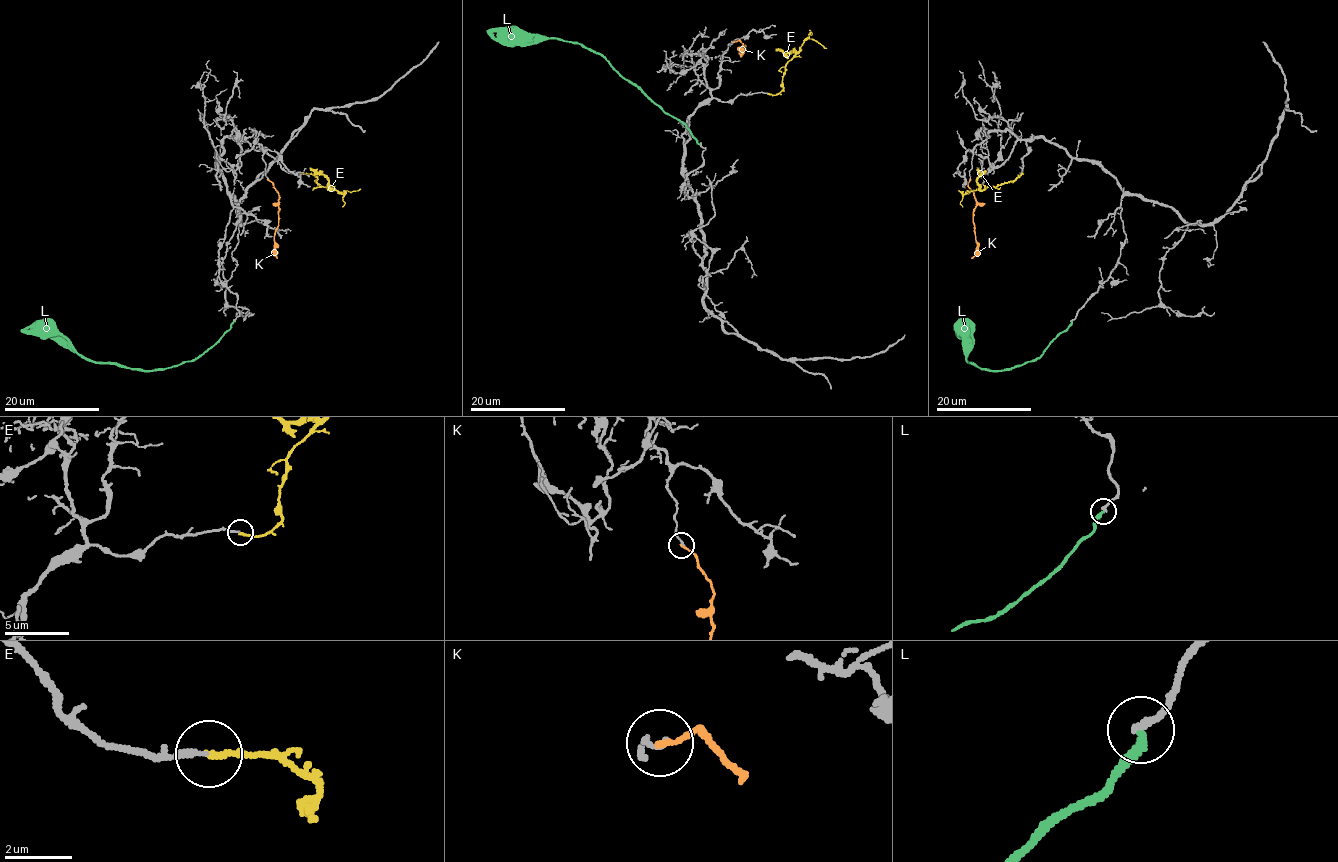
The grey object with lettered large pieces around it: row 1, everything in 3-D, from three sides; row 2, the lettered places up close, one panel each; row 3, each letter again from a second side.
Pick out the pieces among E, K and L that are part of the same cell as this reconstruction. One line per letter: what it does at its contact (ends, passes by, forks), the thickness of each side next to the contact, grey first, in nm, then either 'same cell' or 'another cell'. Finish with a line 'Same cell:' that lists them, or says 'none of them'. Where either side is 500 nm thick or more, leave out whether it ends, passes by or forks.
E: it ends; calibres 180 and 200 nm; same cell
K: it ends; calibres 130 and 160 nm; another cell
L: it ends; calibres 220 and 240 nm; another cell
Same cell: E

